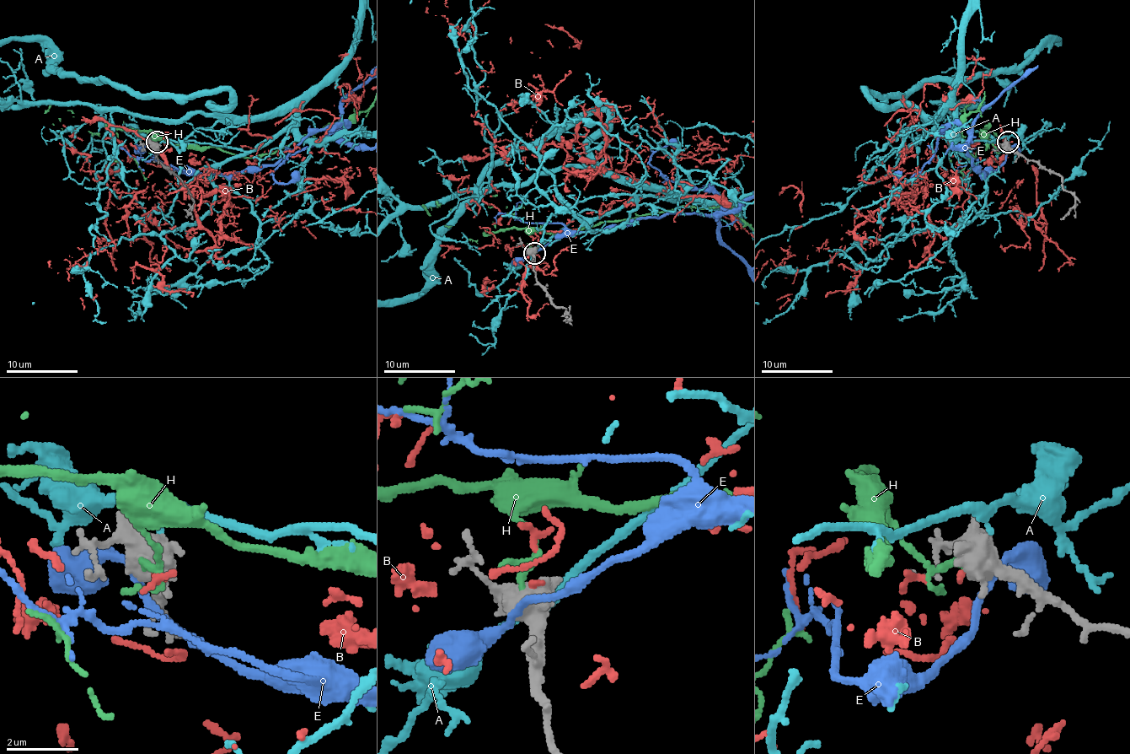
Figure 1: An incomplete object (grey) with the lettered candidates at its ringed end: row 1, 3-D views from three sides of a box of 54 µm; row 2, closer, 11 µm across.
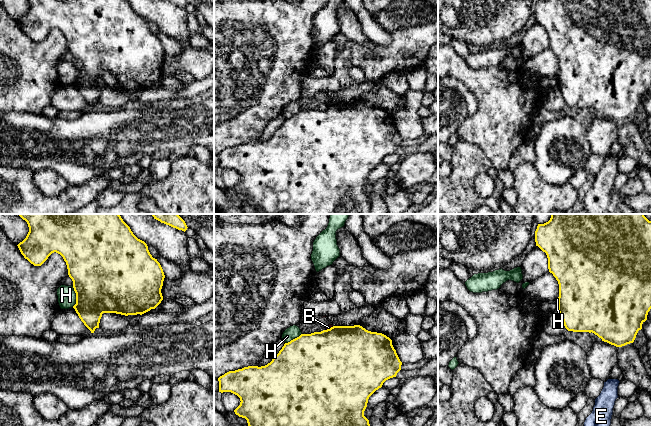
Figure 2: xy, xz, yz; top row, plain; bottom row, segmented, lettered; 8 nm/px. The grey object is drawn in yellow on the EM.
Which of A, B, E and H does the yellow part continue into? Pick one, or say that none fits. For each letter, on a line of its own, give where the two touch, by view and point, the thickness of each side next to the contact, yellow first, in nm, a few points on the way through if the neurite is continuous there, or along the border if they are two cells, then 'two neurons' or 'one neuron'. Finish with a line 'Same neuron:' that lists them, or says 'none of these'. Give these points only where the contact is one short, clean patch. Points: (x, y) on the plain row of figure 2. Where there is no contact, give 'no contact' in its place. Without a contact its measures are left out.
A: no contact; one neuron
B: meets yellow in xz at (330, 104); 500 nm thick on the yellow side, 30 nm on the other; border along xz (333, 102), (326, 106); two neurons
E: no contact; two neurons
H: meets yellow in xy at (76, 72); 480 nm thick on the yellow side, 140 nm on the other; border along xy (72, 62), (75, 68), (75, 80), (73, 82); two neurons
Same neuron: A

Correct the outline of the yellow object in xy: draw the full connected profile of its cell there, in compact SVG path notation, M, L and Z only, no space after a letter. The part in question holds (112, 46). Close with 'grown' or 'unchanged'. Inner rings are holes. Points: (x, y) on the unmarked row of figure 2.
M28 0L28 3L26 14L17 21L21 30L34 42L41 42L54 28L63 33L76 69L73 84L91 109L99 104L103 89L142 91L163 76L163 45L150 30L147 20L138 15L127 0Z; unchanged

